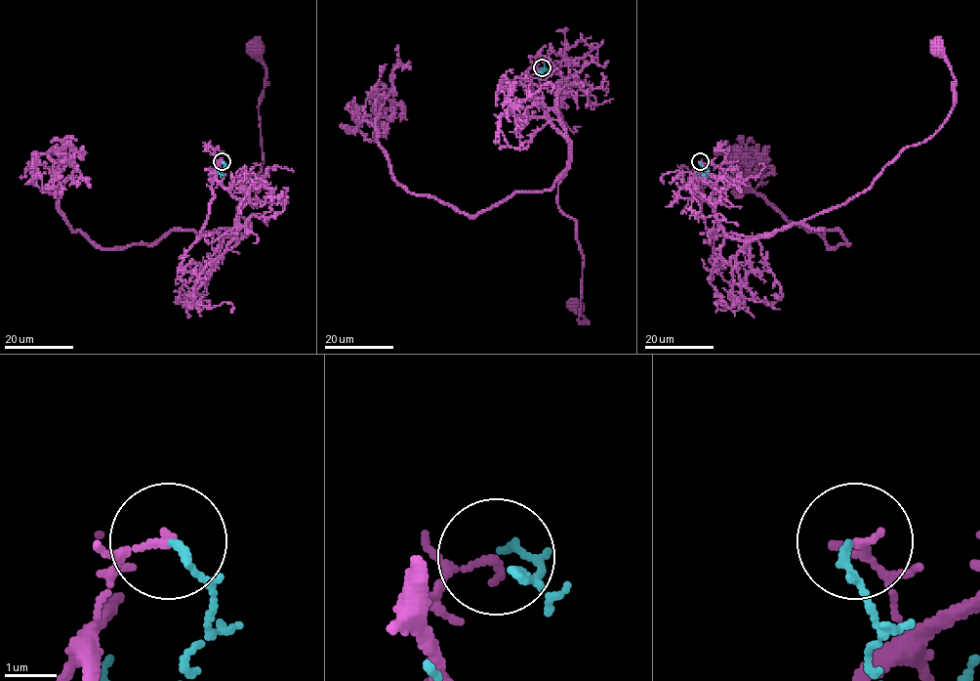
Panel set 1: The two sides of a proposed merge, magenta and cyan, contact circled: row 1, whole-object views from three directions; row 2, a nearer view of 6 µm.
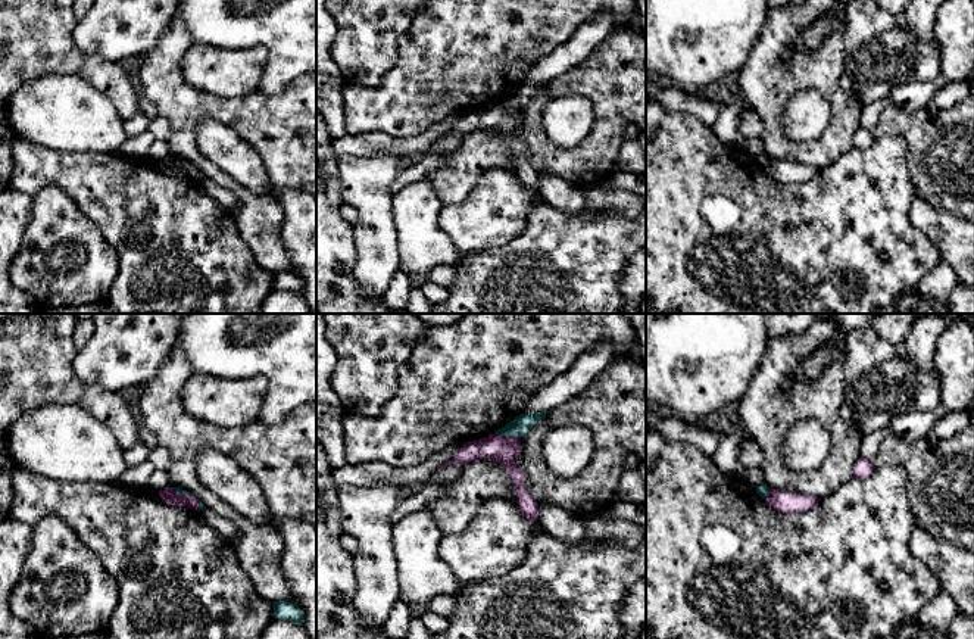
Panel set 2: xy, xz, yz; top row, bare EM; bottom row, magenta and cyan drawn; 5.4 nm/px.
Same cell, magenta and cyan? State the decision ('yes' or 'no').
yes

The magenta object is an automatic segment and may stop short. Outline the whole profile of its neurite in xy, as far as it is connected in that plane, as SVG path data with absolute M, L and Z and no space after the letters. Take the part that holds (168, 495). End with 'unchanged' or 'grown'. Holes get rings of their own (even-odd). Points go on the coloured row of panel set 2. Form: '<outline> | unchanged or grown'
M168 487L165 490L159 490L157 493L168 505L172 506L187 506L196 511L205 508L199 498L179 487Z | grown

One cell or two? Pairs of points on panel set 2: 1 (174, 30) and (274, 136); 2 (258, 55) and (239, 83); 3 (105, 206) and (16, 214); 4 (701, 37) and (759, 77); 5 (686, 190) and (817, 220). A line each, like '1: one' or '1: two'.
1: one
2: one
3: two
4: two
5: one

